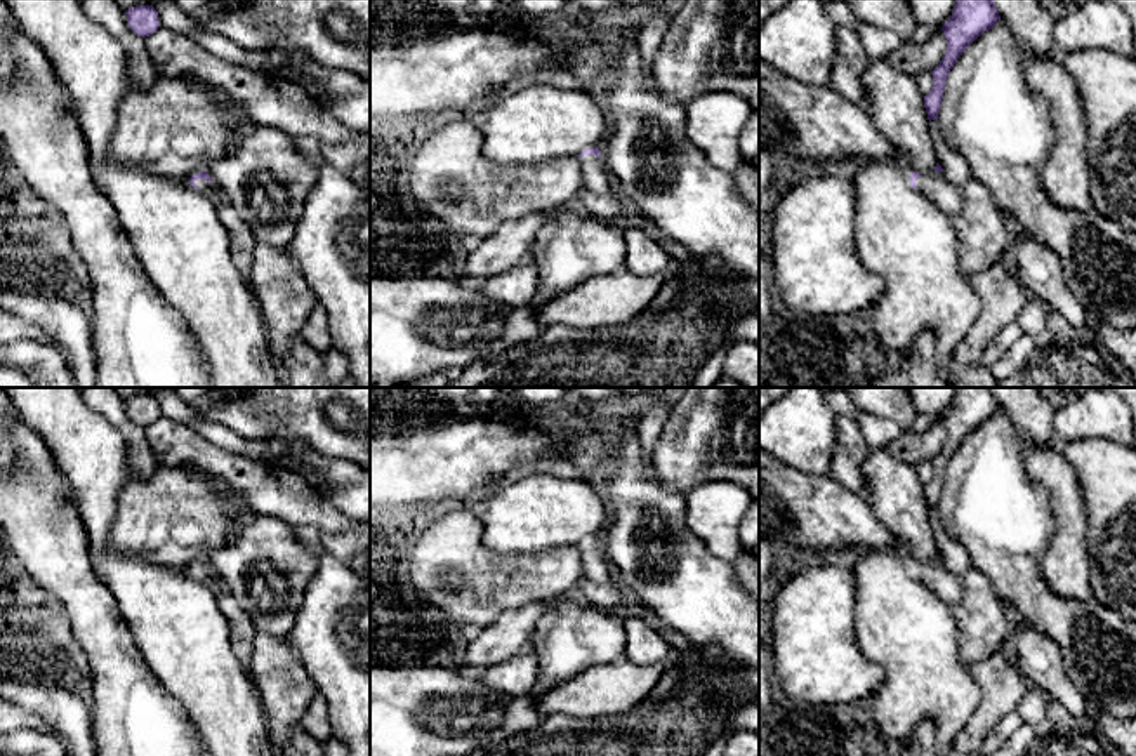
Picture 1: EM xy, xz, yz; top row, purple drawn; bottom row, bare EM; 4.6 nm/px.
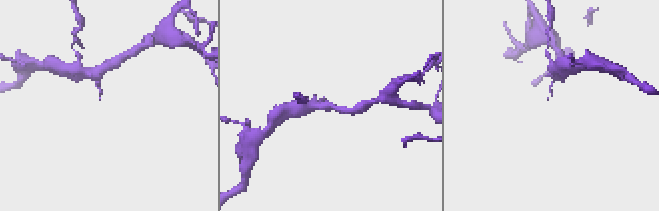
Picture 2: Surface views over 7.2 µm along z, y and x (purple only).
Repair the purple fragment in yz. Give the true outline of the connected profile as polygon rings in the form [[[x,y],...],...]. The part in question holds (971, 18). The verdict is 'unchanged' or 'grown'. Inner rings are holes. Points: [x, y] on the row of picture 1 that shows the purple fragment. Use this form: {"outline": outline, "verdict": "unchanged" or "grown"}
{"outline": [[[955,0],[954,12],[941,28],[947,38],[947,52],[931,71],[933,87],[924,96],[929,122],[938,120],[945,82],[957,59],[980,35],[992,30],[997,21],[1001,21],[1001,16],[994,0]]], "verdict": "unchanged"}

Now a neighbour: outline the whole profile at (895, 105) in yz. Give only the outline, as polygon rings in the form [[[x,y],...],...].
[[[888,59],[870,61],[863,73],[865,111],[895,146],[910,172],[929,174],[938,160],[928,130],[924,96],[917,80],[895,70]]]

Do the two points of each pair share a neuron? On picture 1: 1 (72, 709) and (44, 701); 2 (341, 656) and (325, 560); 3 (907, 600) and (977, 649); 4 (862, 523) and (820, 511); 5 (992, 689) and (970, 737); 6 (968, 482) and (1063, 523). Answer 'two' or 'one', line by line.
1: one
2: one
3: two
4: one
5: one
6: two

